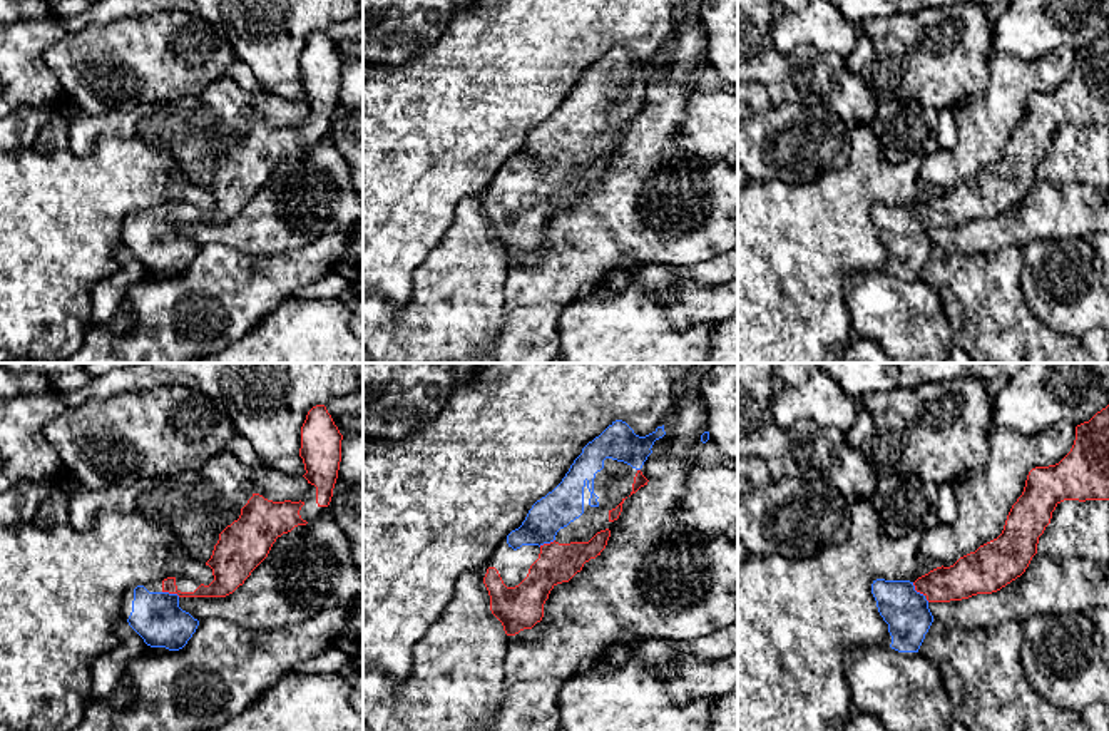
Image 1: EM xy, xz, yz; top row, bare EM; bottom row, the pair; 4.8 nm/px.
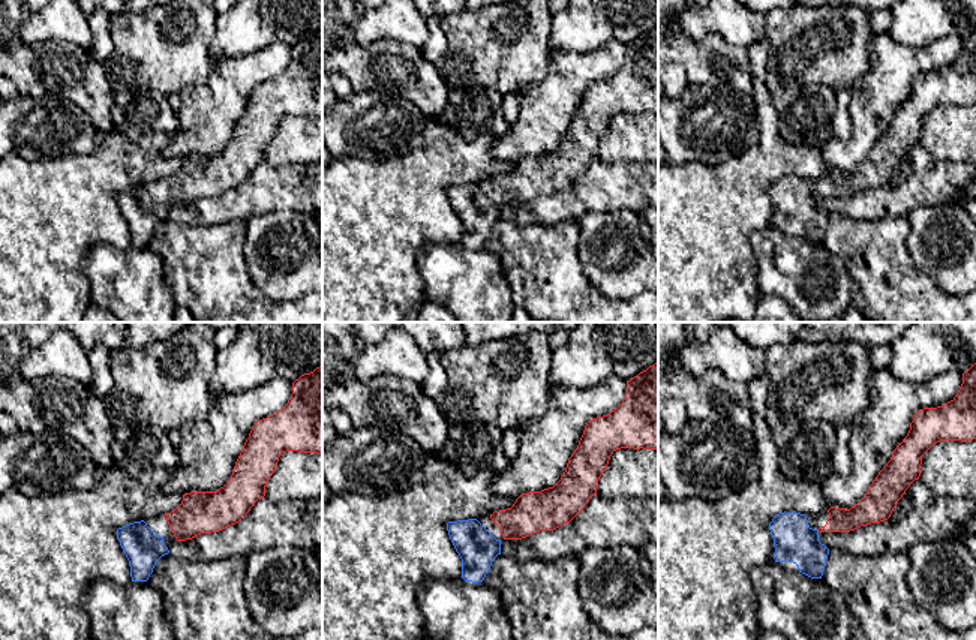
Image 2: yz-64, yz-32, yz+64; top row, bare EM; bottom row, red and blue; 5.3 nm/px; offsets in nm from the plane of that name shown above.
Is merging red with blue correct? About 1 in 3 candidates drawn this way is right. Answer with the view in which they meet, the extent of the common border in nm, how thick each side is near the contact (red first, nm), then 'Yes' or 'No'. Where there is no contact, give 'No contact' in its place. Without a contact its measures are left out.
Touches red in xy. Shared border 90 nm. Thickness 100 nm (red) against 240 nm. Yes

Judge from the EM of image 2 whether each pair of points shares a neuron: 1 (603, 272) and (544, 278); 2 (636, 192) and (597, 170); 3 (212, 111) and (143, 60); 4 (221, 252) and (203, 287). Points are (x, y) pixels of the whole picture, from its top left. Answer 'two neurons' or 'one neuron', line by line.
1: two neurons
2: one neuron
3: two neurons
4: one neuron

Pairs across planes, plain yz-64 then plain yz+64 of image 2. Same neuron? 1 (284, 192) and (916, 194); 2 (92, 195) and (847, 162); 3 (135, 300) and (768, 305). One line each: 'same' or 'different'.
1: same
2: different
3: different

